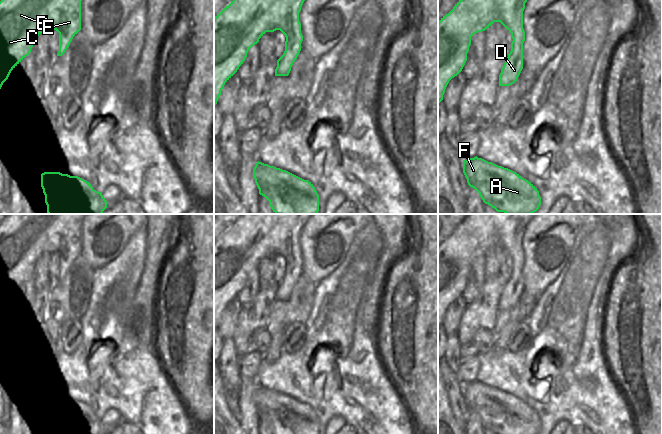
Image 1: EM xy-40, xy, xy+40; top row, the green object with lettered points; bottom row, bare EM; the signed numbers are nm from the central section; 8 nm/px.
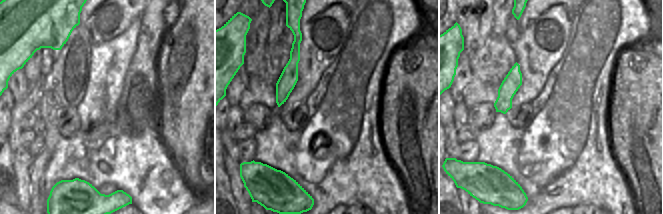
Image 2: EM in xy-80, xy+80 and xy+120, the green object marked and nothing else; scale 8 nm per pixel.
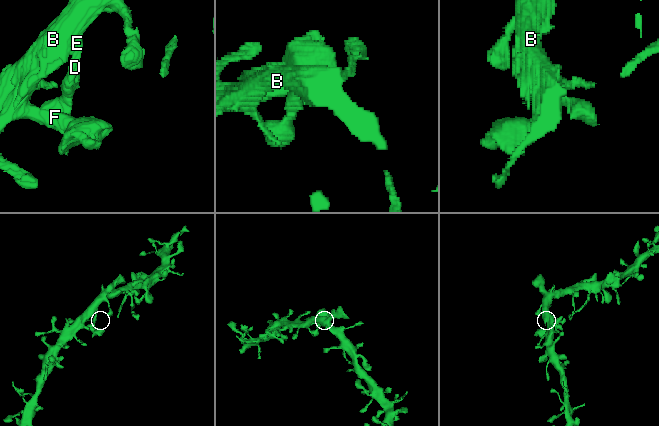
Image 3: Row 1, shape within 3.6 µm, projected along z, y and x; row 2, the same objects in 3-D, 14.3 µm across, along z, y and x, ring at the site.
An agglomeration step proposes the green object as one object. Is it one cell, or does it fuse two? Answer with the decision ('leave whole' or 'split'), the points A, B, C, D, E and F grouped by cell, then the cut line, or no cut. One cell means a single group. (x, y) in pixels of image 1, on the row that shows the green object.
leave whole | A B C D E F | no cut

